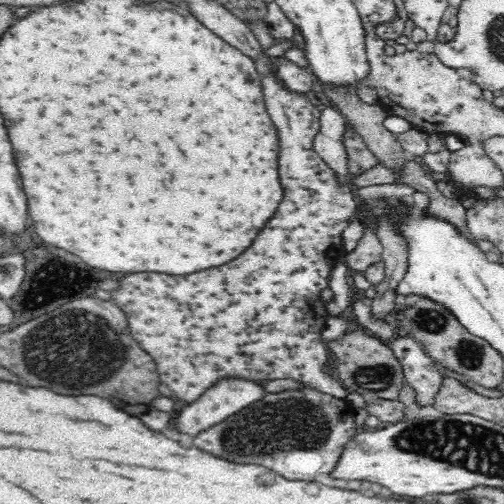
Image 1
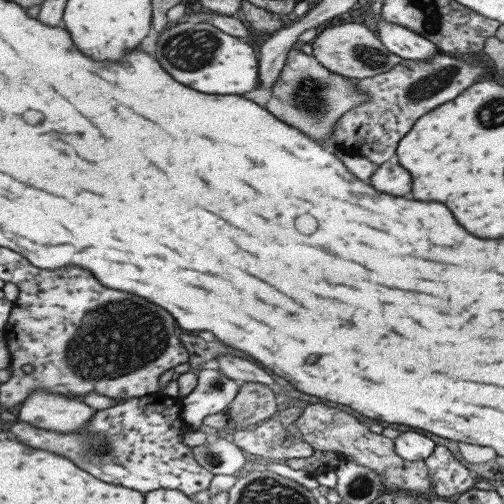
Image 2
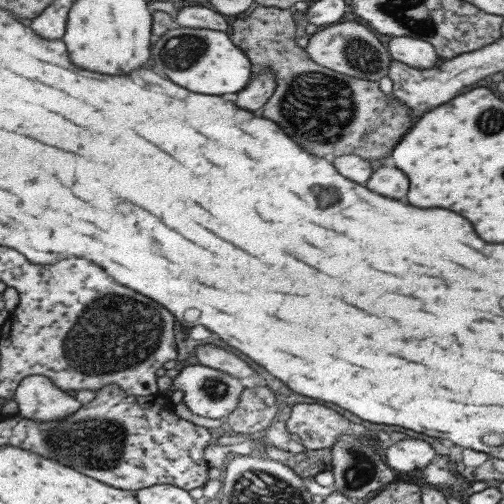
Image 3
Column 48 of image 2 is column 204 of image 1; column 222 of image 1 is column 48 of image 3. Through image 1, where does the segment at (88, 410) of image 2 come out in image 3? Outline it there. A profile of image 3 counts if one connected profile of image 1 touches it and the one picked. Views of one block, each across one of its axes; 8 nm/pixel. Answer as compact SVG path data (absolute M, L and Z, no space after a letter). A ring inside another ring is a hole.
M47 376L25 378L17 390L15 400L19 404L19 416L37 422L65 420L85 406Z

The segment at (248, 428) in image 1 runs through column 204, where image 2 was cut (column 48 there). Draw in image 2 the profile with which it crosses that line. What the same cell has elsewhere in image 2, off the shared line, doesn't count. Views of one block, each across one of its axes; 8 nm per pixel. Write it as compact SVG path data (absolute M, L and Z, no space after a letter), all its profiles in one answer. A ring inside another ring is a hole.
M159 392L145 398L123 400L107 410L97 410L93 420L77 434L43 430L21 420L15 422L11 432L23 444L63 454L97 478L143 494L155 490L183 490L193 496L201 490L209 490L215 476L197 460L195 448L183 440L189 432L187 422L183 420L183 402Z

